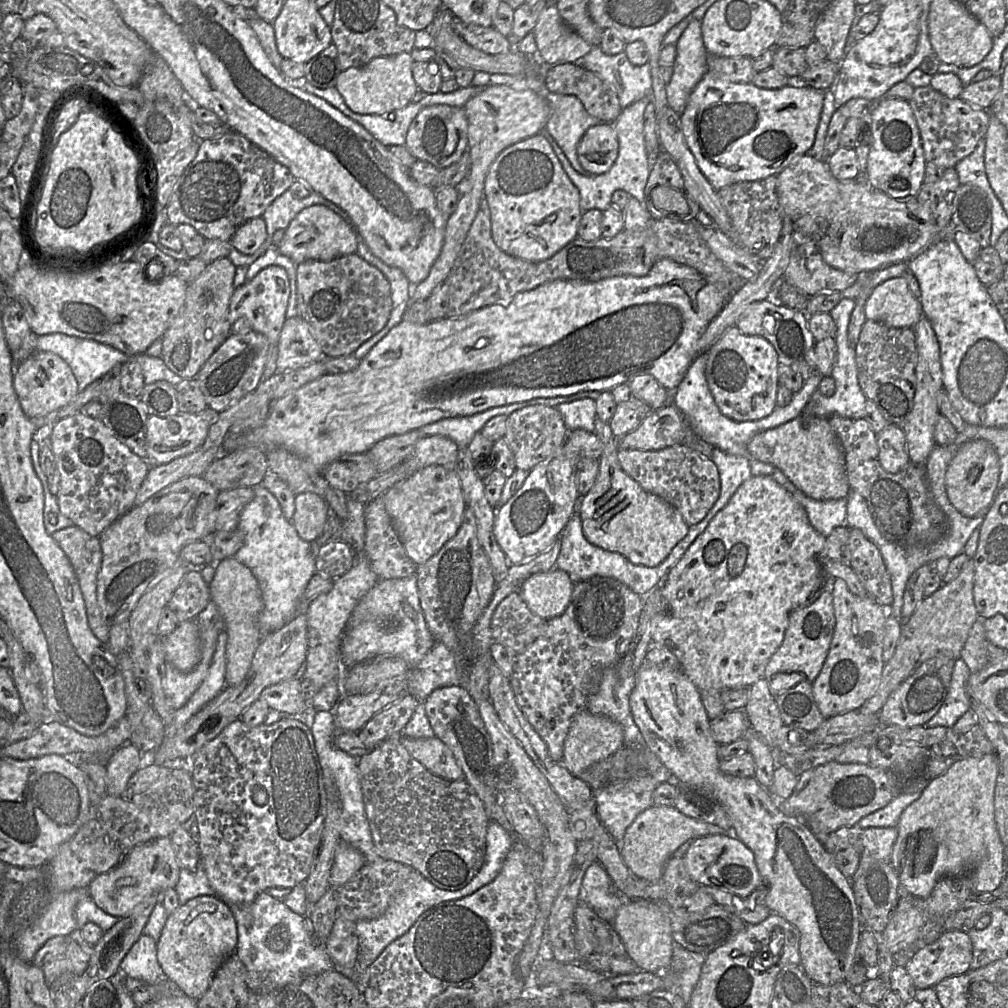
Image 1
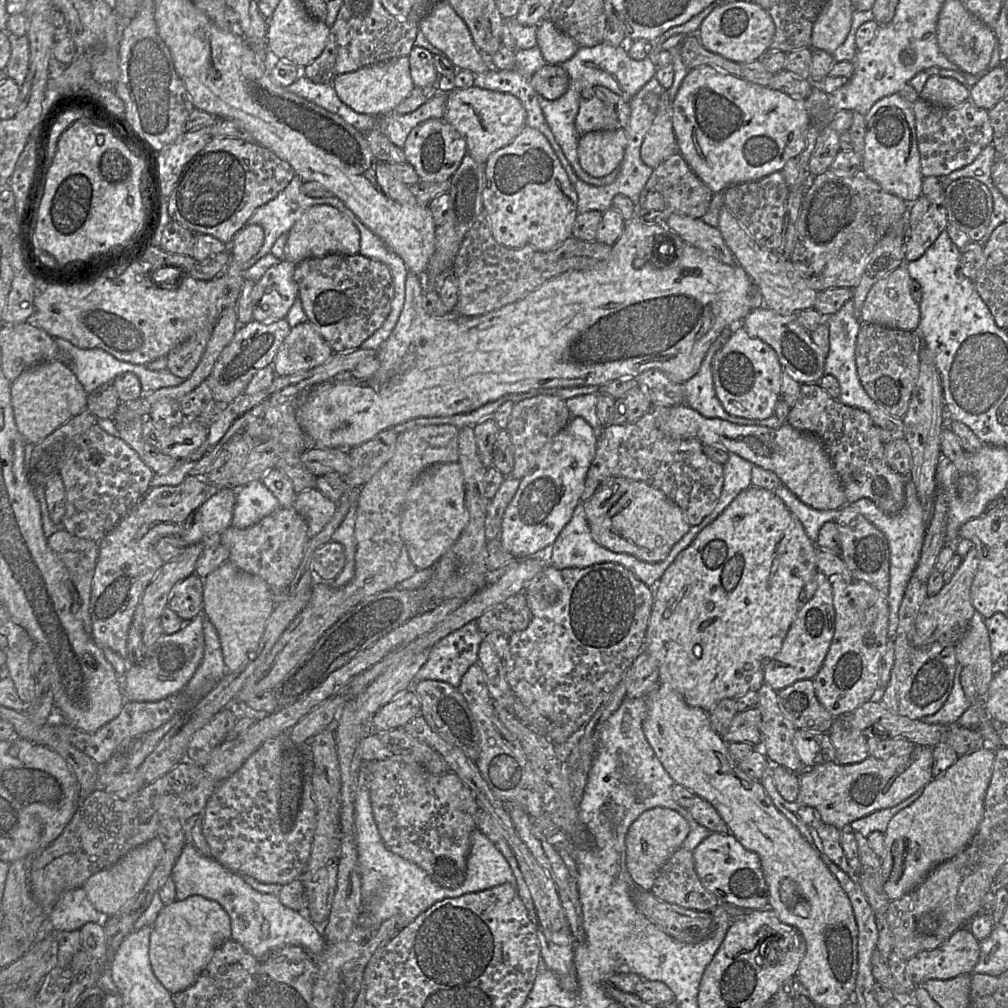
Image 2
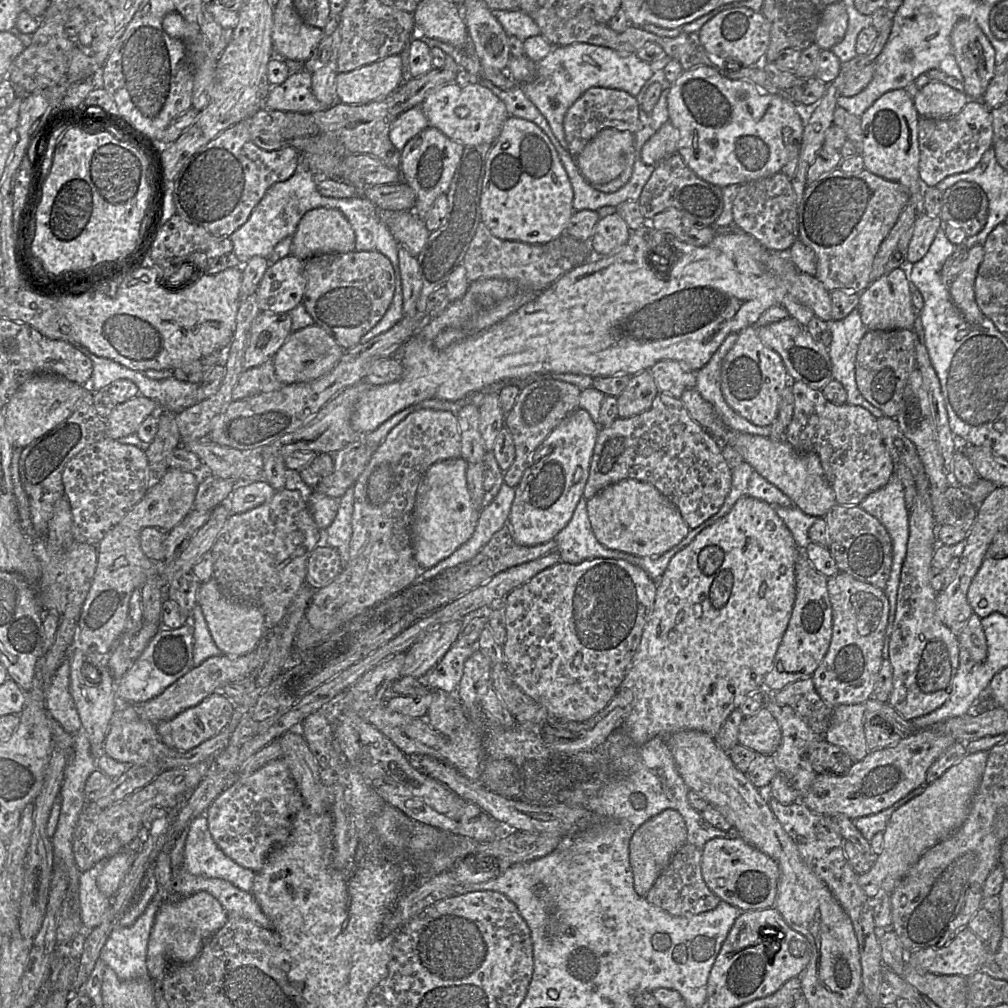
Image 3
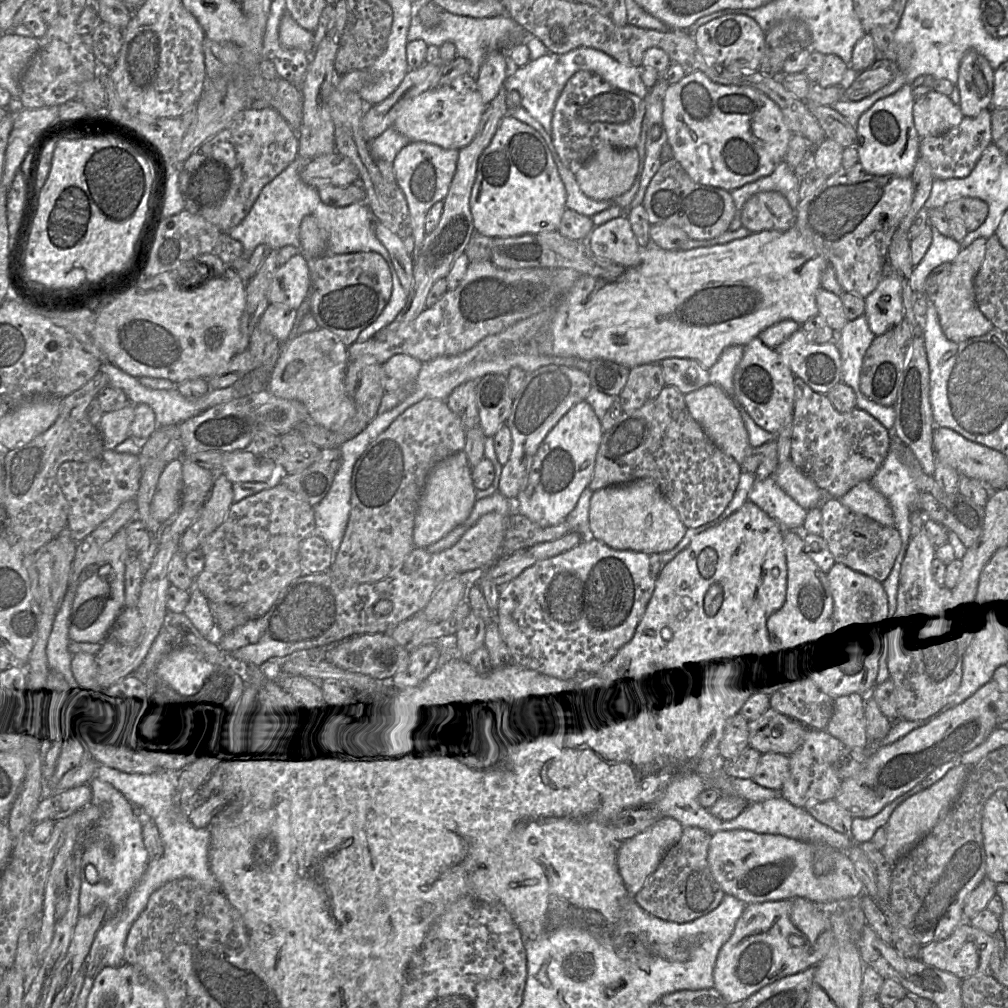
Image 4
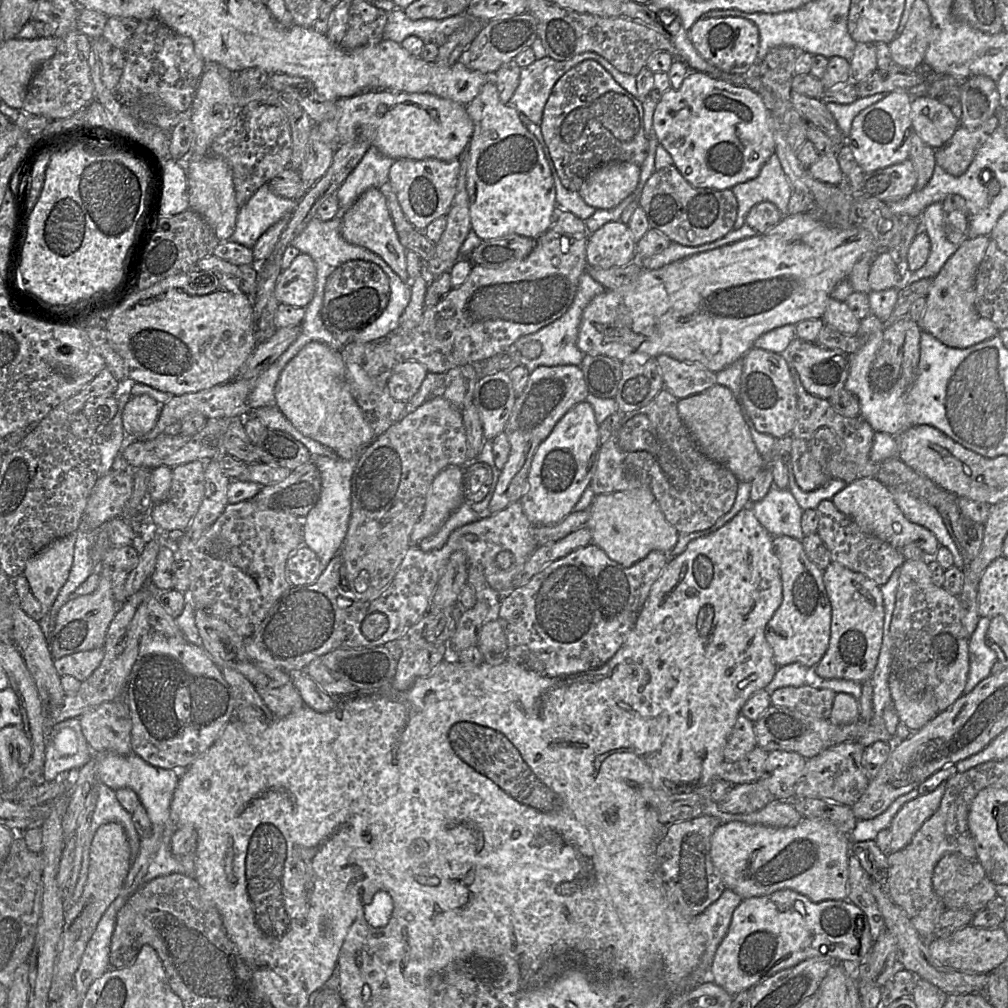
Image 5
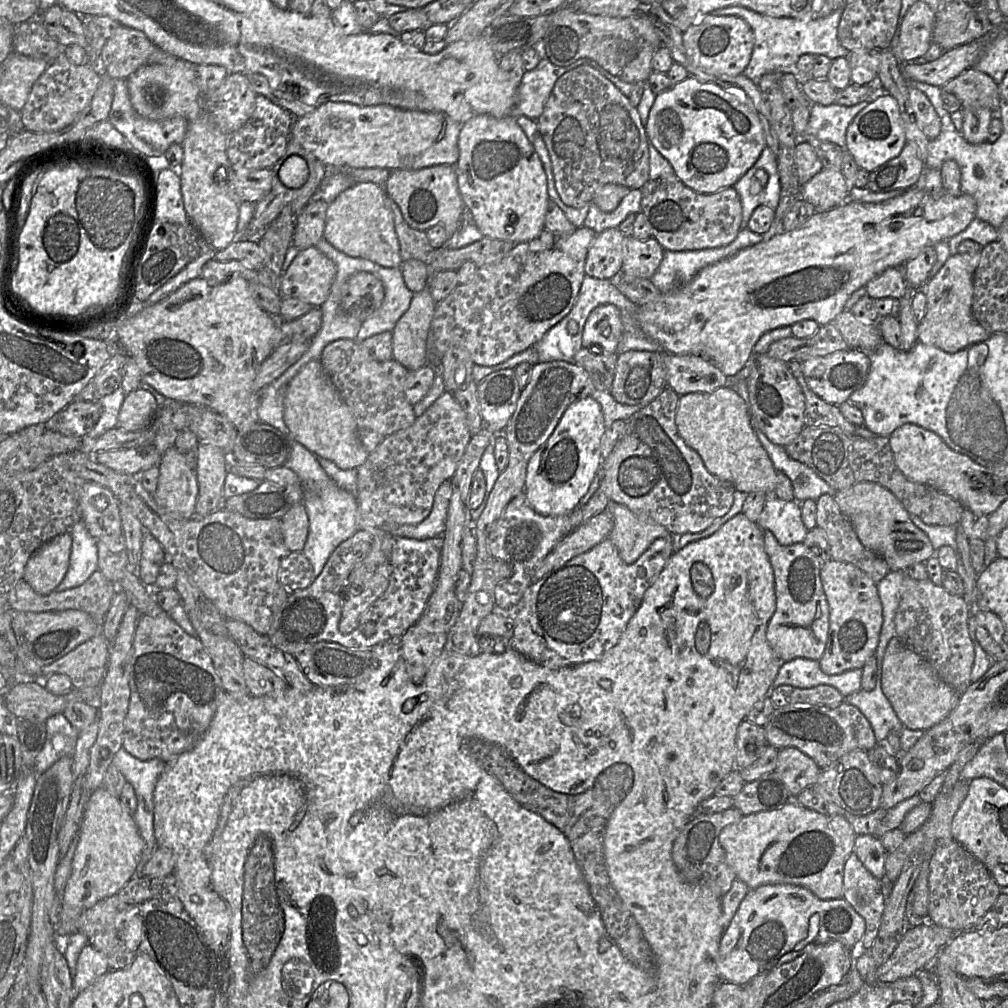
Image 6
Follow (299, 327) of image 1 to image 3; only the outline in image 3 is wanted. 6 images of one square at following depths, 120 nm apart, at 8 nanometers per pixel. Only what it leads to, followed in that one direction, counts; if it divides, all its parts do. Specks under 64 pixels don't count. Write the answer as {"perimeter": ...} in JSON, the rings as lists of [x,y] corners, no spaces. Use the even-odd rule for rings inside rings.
{"perimeter":[[[314,324],[290,334],[273,357],[275,375],[283,385],[310,382],[330,372],[345,352],[324,329]]]}

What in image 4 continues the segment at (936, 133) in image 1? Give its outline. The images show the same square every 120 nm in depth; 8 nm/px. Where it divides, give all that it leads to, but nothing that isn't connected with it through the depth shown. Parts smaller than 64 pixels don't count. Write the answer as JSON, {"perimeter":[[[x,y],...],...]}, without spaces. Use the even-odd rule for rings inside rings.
{"perimeter":[[[989,107],[975,117],[963,117],[959,125],[947,132],[920,139],[919,156],[929,164],[933,179],[965,178],[971,173],[984,150],[992,143],[992,110],[993,108]]]}

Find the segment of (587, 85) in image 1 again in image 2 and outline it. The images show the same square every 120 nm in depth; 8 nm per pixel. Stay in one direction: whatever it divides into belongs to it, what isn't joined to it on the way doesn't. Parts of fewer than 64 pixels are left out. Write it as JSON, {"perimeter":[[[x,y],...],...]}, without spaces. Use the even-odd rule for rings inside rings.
{"perimeter":[[[546,63],[533,75],[531,83],[537,94],[556,100],[568,90],[569,76],[560,64]],[[603,86],[581,93],[575,127],[582,136],[593,131],[624,129],[630,118],[629,102]]]}

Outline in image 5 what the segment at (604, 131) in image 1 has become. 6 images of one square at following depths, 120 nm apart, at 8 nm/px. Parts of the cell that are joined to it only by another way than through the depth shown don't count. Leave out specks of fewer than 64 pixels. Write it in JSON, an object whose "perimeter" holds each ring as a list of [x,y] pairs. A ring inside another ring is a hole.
{"perimeter":[[[610,162],[595,168],[582,184],[579,194],[596,209],[611,209],[632,194],[639,182],[640,166]]]}

